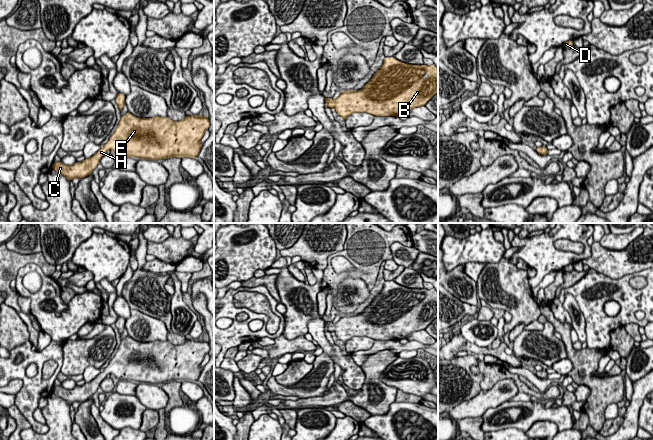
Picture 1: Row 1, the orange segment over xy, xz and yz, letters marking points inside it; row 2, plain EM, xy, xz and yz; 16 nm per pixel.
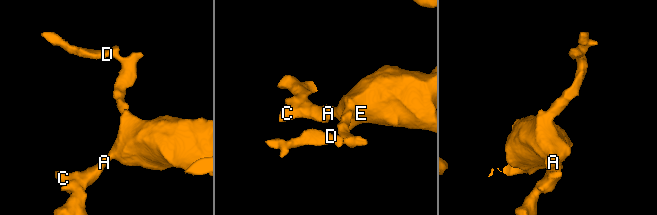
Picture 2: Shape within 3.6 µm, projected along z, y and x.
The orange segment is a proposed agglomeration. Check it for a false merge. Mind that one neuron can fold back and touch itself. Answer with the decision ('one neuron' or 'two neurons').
one neuron

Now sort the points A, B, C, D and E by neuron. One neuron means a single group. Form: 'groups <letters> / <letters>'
groups A B C D E

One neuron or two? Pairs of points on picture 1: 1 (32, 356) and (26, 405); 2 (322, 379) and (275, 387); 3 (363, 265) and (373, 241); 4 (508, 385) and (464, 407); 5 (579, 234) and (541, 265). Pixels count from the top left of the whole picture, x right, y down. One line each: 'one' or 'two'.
1: one
2: one
3: one
4: one
5: one

